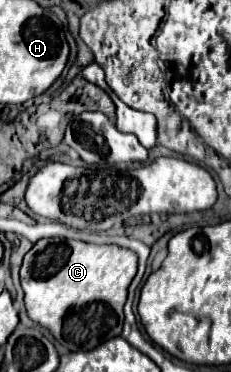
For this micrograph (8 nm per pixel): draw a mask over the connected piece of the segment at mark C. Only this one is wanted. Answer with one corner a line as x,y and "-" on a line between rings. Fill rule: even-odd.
41,239
25,255
21,265
21,285
25,291
25,307
29,317
65,345
69,351
89,351
101,343
119,337
123,327
123,305
127,301
127,289
137,273
137,255
119,245
91,245
75,239

